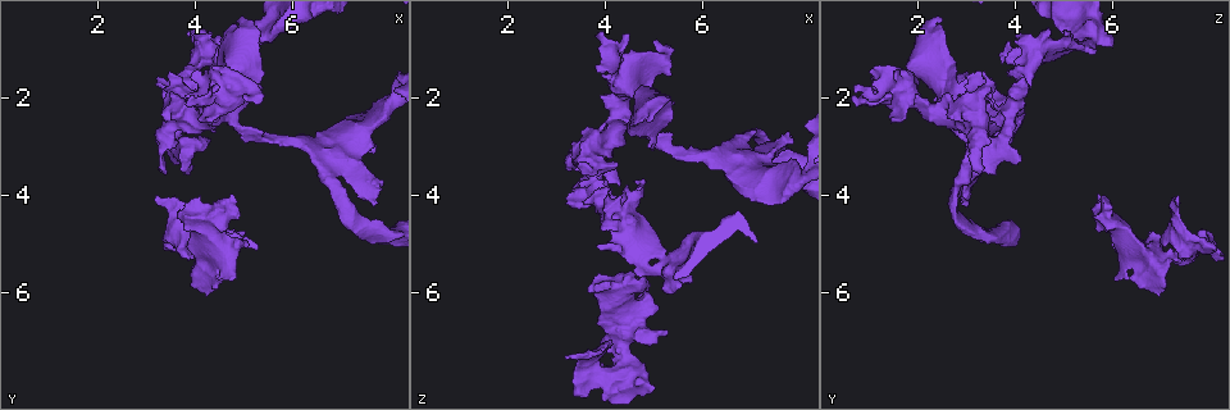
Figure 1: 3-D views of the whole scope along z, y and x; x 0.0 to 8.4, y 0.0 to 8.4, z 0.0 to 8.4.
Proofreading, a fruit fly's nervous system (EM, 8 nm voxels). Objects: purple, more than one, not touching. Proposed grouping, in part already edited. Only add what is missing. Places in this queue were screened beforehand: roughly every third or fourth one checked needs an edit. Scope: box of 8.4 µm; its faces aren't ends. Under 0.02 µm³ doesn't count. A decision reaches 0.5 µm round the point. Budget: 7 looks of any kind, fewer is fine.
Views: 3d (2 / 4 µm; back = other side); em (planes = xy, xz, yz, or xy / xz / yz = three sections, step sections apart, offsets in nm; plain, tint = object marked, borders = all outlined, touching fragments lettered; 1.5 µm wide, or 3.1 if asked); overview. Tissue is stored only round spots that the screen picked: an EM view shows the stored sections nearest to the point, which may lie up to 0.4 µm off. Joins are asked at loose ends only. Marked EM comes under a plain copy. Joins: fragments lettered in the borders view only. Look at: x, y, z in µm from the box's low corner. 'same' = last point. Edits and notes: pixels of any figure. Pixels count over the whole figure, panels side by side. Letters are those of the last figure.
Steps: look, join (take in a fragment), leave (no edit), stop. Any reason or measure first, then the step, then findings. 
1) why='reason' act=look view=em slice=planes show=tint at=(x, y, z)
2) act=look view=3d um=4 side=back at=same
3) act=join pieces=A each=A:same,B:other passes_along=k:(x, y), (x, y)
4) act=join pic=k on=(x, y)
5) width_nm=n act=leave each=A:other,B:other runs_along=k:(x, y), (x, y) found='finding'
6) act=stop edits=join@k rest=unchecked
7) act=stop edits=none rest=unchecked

why='free end' act=look view=em slice=yz step=4 show=borders at=(3.20, 4.05, 7.35)

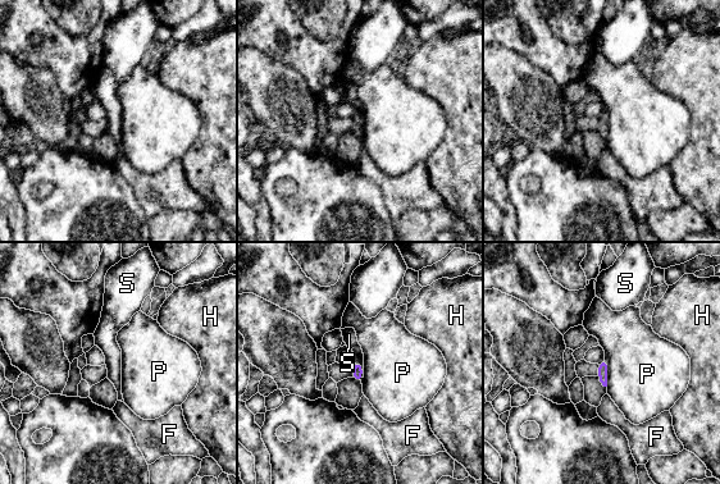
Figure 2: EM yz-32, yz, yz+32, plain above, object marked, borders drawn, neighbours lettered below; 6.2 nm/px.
act=look view=em slice=planes show=borders at=same

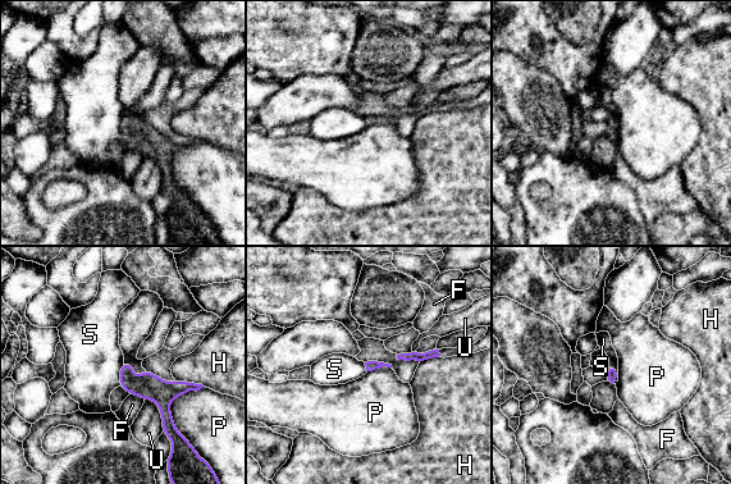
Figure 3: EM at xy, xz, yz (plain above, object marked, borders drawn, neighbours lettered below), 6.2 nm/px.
act=leave each=F:other,H:other,P:other,S:other,U:other runs_along=3:(124, 366), (163, 401), (168, 430) found='no lettered fragment goes on from it'

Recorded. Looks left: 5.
why='branch stops here' act=look view=em slice=xz step=8 show=tint at=(7.65, 4.20, 3.05)

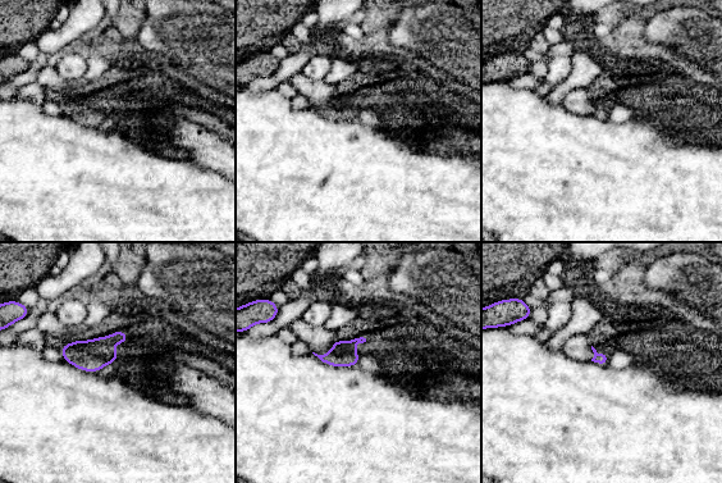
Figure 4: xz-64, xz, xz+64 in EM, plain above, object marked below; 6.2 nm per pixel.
act=look view=em slice=planes show=borders at=same

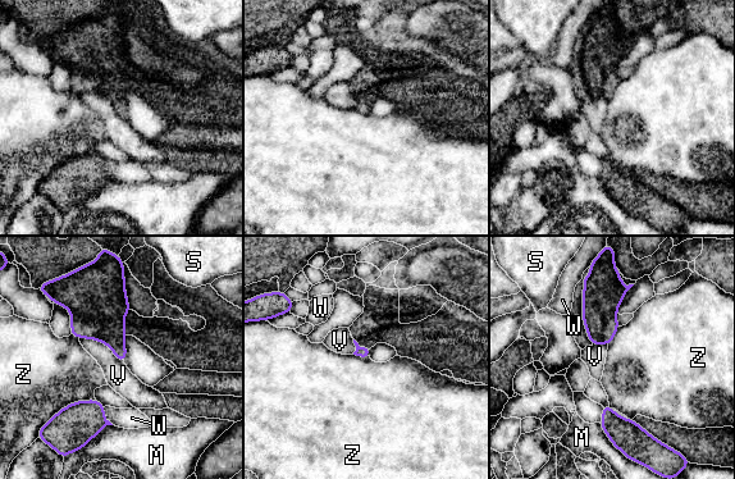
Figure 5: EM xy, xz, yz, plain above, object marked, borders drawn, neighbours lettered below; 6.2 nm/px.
longest_contact=V:320nm act=leave each=M:other,S:other,V:other,W:other,Z:other border=5:(95, 398), (68, 404), (53, 416) found='no lettered fragment goes on from it'

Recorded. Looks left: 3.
why='thick end' act=look view=em slice=planes show=borders at=(7.10, 2.55, 4.05)

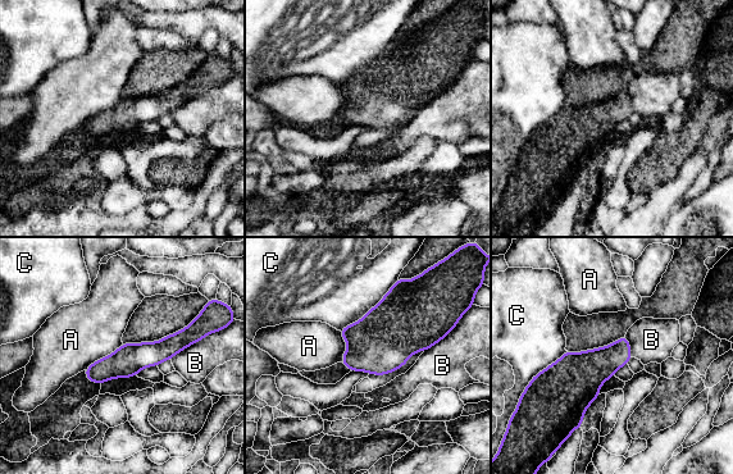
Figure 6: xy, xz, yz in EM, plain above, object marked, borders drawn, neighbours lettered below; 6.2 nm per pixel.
act=leave each=A:other,B:other,C:other border=6:(122, 342), (85, 370) found='no lettered fragment goes on from it'

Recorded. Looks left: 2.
act=stop edits=none rest=unchecked

